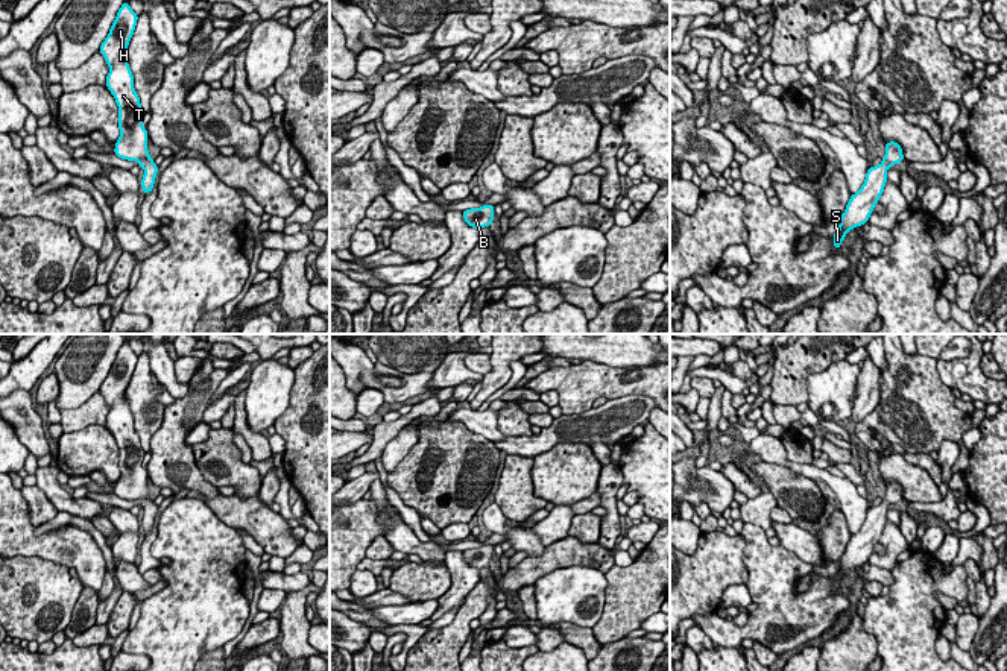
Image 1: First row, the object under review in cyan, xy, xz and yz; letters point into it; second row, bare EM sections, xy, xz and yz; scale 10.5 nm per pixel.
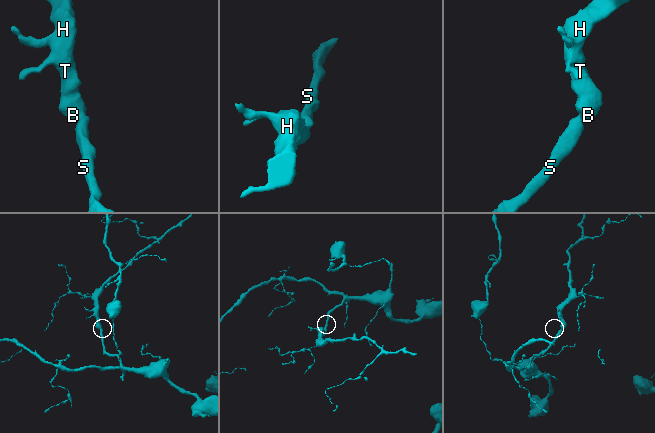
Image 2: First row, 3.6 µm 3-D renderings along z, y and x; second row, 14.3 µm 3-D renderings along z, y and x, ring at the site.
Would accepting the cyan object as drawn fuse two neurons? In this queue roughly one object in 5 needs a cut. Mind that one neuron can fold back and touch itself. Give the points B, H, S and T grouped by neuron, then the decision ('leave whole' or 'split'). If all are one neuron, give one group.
B H S T; leave whole

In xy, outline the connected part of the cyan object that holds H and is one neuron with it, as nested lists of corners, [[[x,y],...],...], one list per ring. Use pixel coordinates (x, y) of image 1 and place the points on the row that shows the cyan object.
[[[125,2],[109,29],[108,36],[102,43],[99,52],[109,65],[106,76],[106,88],[115,99],[118,106],[120,137],[115,143],[114,153],[128,161],[138,161],[138,167],[144,169],[141,179],[143,194],[152,191],[158,165],[149,156],[147,129],[143,128],[144,111],[140,97],[134,88],[134,76],[126,61],[126,49],[134,35],[138,15]]]

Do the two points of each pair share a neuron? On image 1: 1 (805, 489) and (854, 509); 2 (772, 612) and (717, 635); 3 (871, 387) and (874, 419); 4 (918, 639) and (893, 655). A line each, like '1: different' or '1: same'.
1: different
2: same
3: different
4: same

